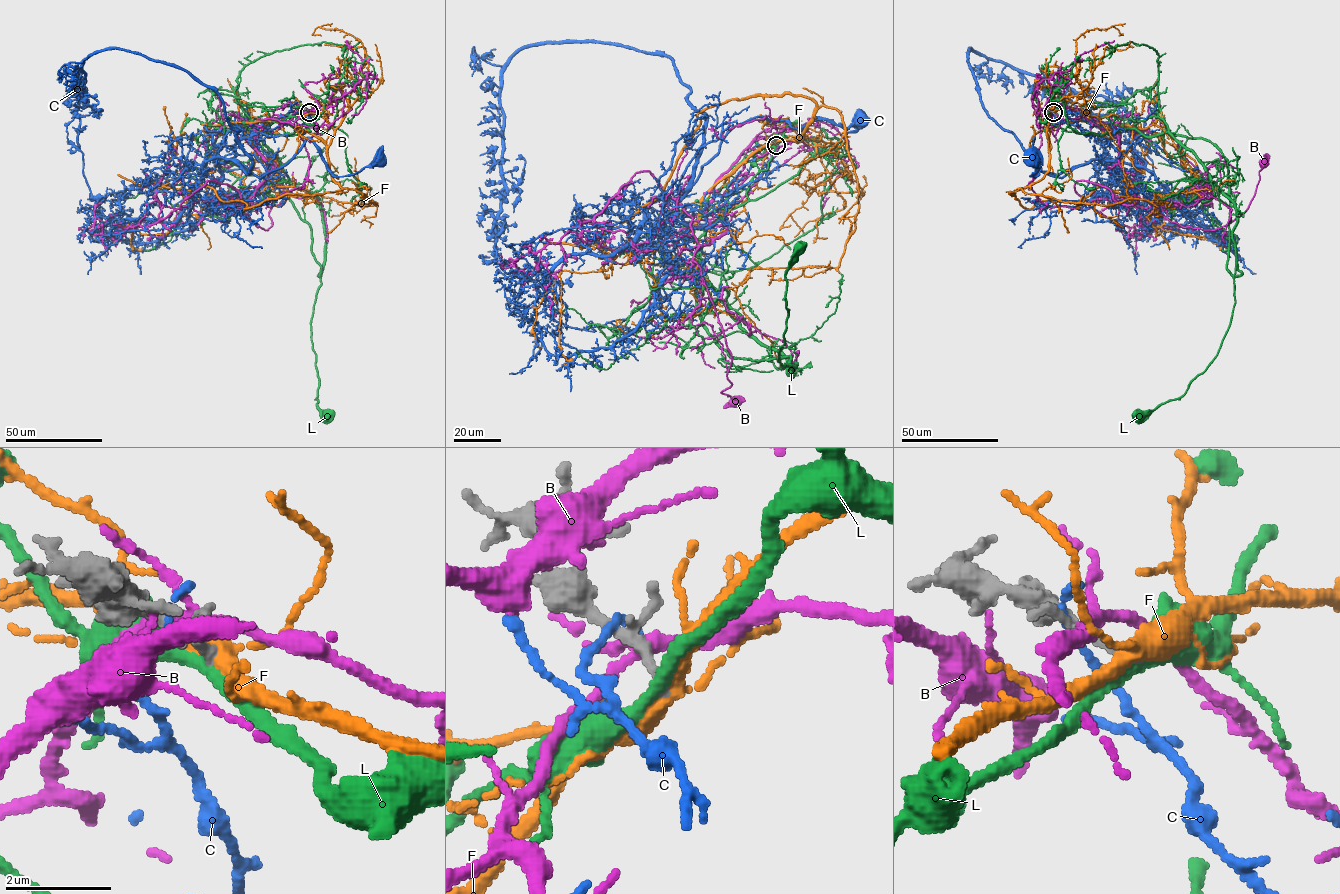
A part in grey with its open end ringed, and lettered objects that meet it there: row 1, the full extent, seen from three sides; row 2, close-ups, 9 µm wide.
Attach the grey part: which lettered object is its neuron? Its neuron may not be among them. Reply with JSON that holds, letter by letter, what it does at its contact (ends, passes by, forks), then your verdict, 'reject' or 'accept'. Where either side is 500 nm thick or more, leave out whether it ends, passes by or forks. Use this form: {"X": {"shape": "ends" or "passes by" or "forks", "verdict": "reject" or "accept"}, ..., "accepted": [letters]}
{"B": {"shape": "forks", "verdict": "reject"}, "C": {"shape": "ends", "verdict": "reject"}, "F": {"shape": "forks", "verdict": "reject"}, "L": {"shape": "passes by", "verdict": "reject"}, "accepted": []}

